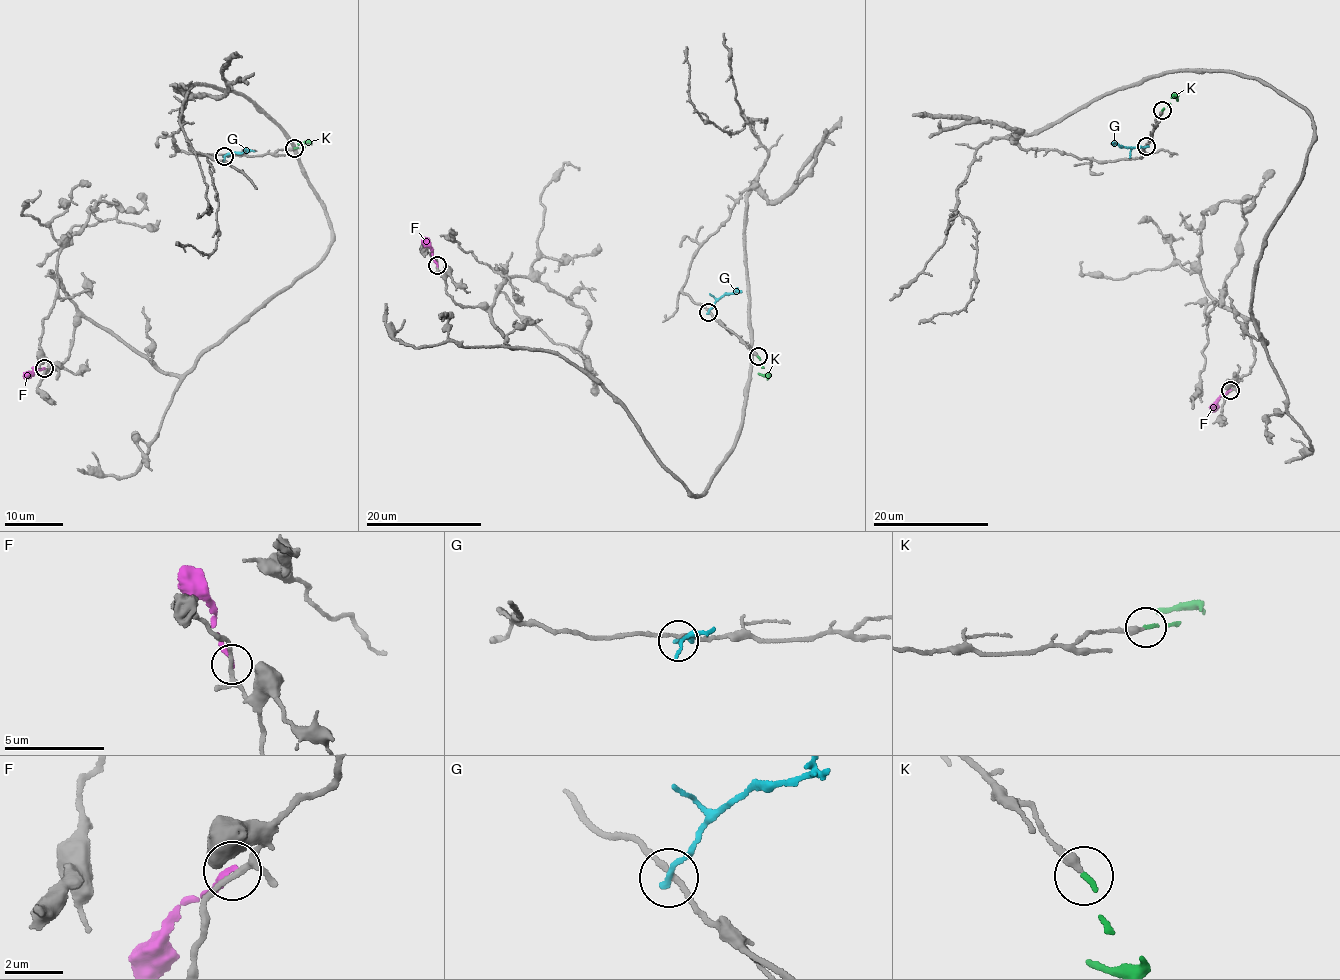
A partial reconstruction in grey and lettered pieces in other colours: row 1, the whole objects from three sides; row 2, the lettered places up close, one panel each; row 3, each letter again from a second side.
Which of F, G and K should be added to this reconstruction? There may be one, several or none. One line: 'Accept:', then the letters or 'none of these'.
Accept: K

